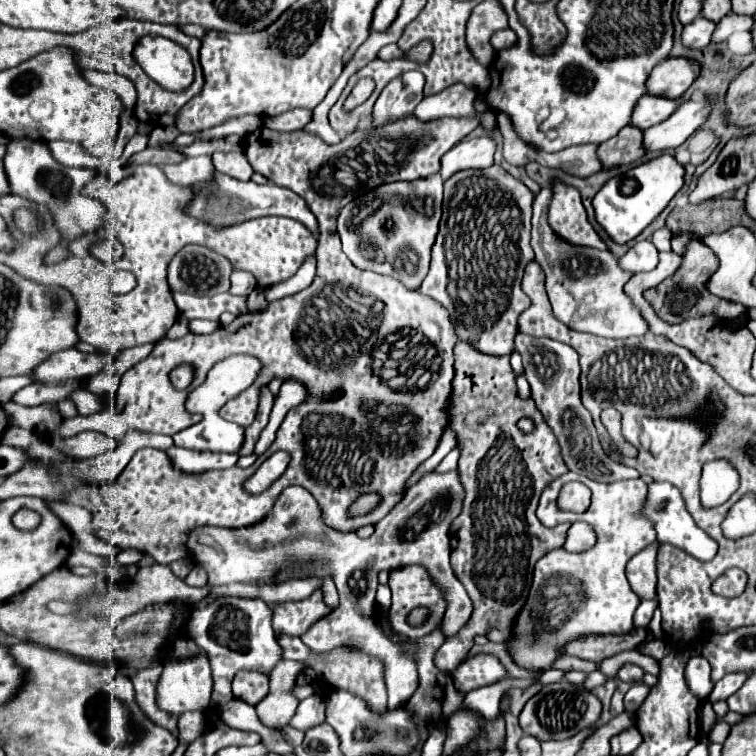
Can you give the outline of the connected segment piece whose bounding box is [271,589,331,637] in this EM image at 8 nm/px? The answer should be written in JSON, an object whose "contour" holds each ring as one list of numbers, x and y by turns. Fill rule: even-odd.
{"contour":[[317,589,303,601,287,601,287,603,273,603,273,631,275,637,279,635,297,635,301,637,315,621,323,619,331,607,323,601,323,591]]}

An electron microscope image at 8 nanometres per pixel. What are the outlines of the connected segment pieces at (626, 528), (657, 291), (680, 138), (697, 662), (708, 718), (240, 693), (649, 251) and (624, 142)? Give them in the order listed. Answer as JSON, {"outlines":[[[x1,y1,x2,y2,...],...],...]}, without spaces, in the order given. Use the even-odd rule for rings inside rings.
{"outlines":[[[569,471,545,487,537,507,540,522,551,528,563,522,587,521,595,527,597,545,583,553,555,549,537,561,525,607,521,607,517,613,517,619,513,621,513,637,507,641,509,655,519,667,531,673,539,673,551,667,551,661,563,653,565,643,579,639,581,635,621,635,633,629,633,613,641,599,633,593,625,577,625,565,635,553,657,541,653,523,645,519,637,509,637,505,645,505,645,499,647,483,643,479,597,483,585,475],[565,481,581,481,591,489,591,505,583,515,561,511,557,507,559,491],[551,589,561,589,561,593],[569,589,573,589,573,593,569,593],[551,605,555,605,555,613,569,615,569,619,559,625,551,625],[559,607,565,607,565,611,559,611]],[[699,239,691,241,687,247,687,253,683,255,683,265,675,271,675,275,671,275,669,279,665,279,663,283,659,283,653,289,645,291,645,299,653,303,655,311,659,313,661,319,665,319,667,323,681,323,689,317,697,317,697,315,707,315,707,313,715,313,719,319,737,319,741,315,747,313,747,309,741,303,733,303,733,301,725,301,717,295,713,295,705,285,709,281,709,277,717,271,719,263,715,253]],[[683,101,679,109,663,123,645,129,645,151,665,151,683,145,709,117,711,103,701,101]],[[702,655,697,657,691,657,688,660,685,667,685,679,691,687,691,691,695,695,701,695,701,697,707,697,713,689,713,683,711,683,711,667,709,667,709,661]],[[703,701,703,703,701,703,699,719,701,719,701,727,703,727,703,731,709,733,709,729,711,729,713,723,715,723,715,711,713,711,713,707,711,707,709,701]],[[239,671,233,679,233,697,257,707,269,691,269,677,255,671]],[[645,239,645,241,635,243,635,245,619,259,619,263,621,263,623,269,633,271,633,273,651,271,651,269,657,267,657,263,659,263,659,251,657,251,657,247,651,243,651,239]],[[627,125,613,139,601,143,599,159,601,159,603,167,629,165,629,163,637,161,639,157,643,157,645,151,641,151,641,135,643,135,643,131,639,127]]]}

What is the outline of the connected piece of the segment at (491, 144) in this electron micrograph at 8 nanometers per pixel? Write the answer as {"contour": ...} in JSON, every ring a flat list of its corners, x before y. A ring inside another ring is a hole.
{"contour":[[469,137,457,143,447,155,441,159,441,177,449,179,449,175,463,169,485,169,493,165,495,141,491,137]]}

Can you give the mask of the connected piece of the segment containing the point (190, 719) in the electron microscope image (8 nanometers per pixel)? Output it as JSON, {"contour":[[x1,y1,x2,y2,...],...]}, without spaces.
{"contour":[[185,713,179,719,179,743,191,743,193,739,197,739,203,729,205,729,205,713]]}

